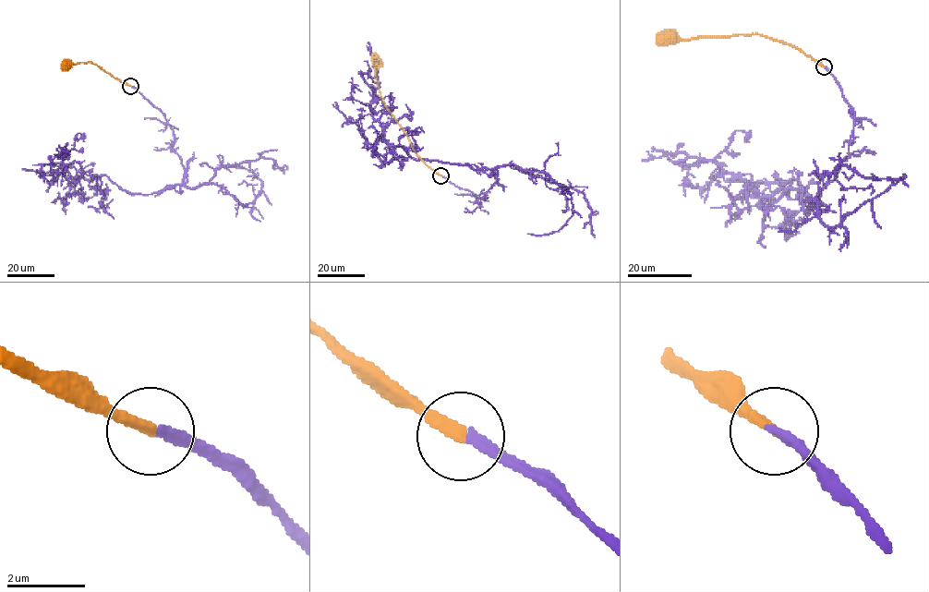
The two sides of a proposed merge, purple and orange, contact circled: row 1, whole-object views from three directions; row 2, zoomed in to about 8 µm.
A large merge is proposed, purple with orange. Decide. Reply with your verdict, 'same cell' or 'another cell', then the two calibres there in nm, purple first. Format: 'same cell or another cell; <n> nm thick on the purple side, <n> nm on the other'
same cell; 280 nm thick on the purple side, 300 nm on the other

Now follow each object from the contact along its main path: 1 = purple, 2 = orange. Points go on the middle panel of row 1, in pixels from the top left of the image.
1: (441, 175), (477, 198), (496, 176), (490, 169), (413, 159), (387, 142), (370, 107), (379, 87), (367, 42)
2: (440, 175), (416, 154), (406, 133), (385, 105), (376, 76), (377, 62)

